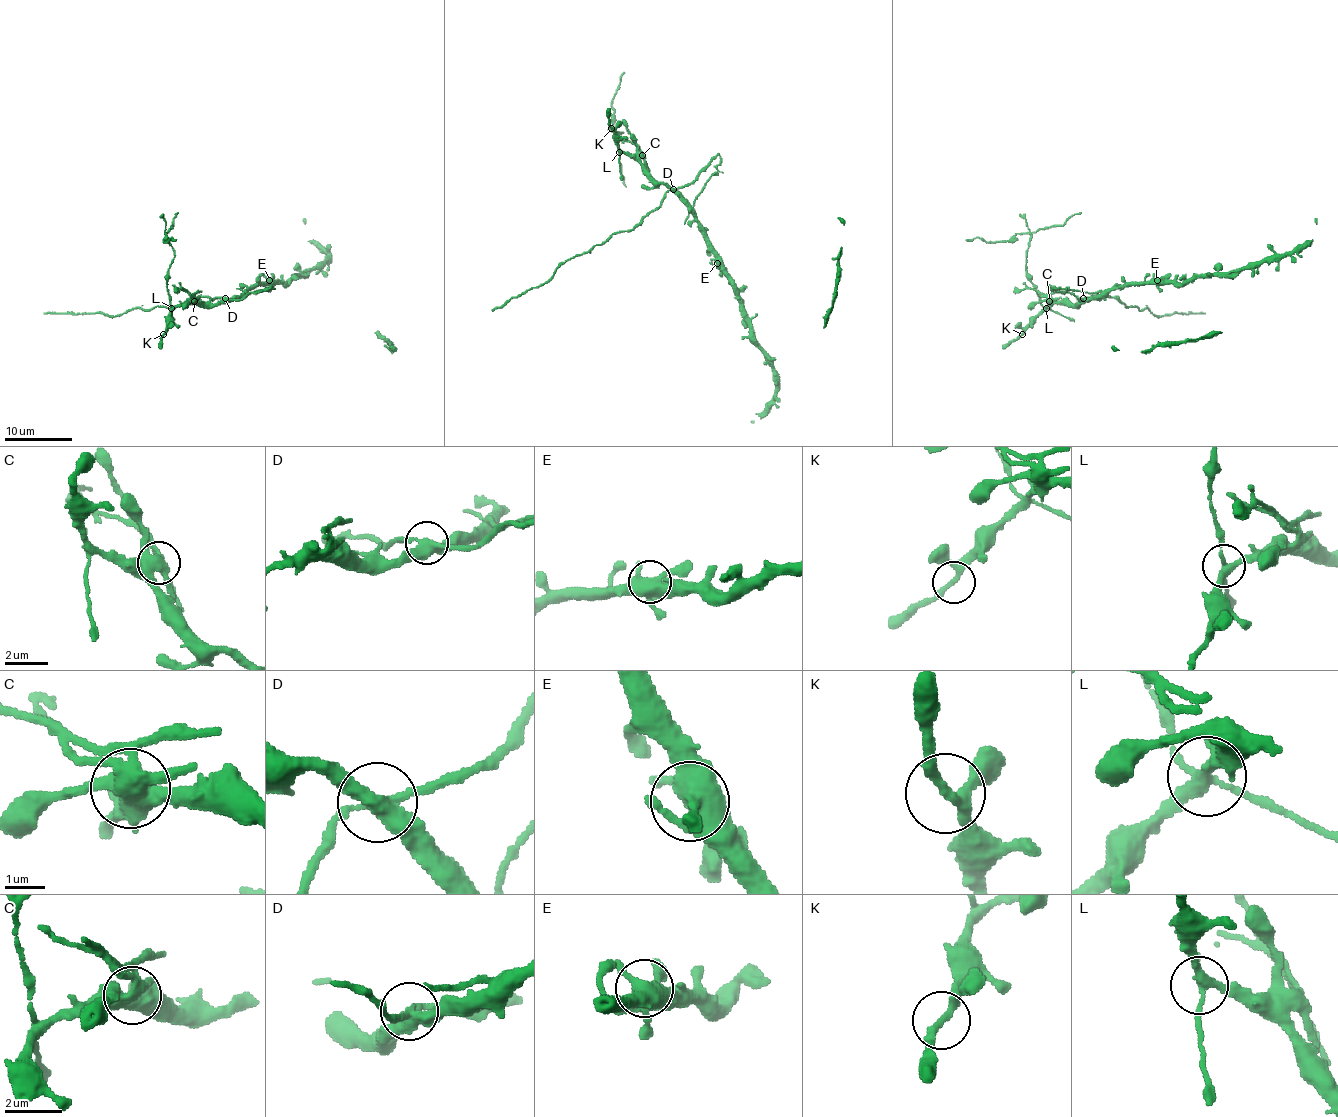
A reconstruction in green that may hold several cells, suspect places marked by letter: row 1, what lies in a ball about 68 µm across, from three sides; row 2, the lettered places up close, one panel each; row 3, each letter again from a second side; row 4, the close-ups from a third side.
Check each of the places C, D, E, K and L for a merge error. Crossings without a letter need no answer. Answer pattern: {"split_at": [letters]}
{"split_at": ["C", "D", "L"]}

